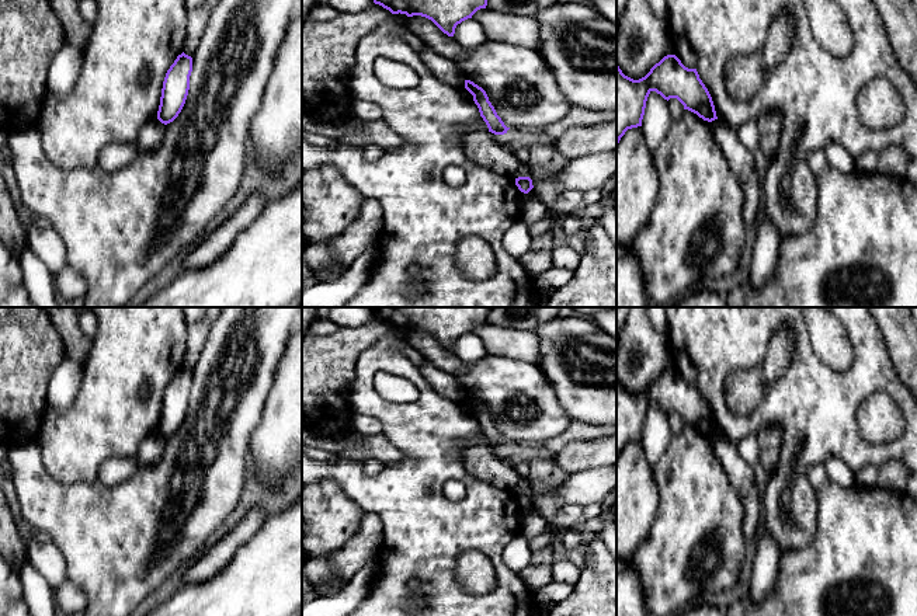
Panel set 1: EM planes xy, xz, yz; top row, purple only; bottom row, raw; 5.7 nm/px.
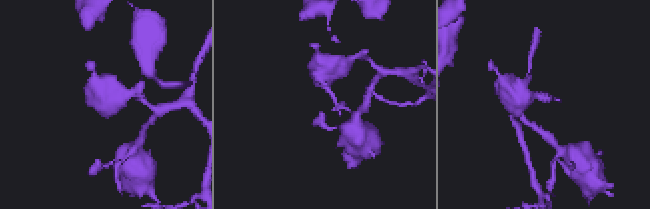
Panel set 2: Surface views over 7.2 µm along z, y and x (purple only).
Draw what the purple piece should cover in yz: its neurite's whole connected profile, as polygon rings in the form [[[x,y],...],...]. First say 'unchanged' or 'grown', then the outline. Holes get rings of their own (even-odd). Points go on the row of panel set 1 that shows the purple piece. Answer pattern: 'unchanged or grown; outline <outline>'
unchanged; outline [[[675,55],[664,56],[639,80],[625,76],[616,65],[616,145],[628,129],[642,126],[652,91],[667,101],[677,98],[684,109],[704,121],[718,119],[712,97],[697,69],[685,67]]]

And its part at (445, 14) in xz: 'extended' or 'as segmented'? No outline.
as segmented

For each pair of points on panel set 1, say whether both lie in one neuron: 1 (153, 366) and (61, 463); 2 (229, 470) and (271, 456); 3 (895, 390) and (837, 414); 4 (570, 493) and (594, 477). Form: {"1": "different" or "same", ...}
{"1": "same", "2": "different", "3": "same", "4": "same"}

